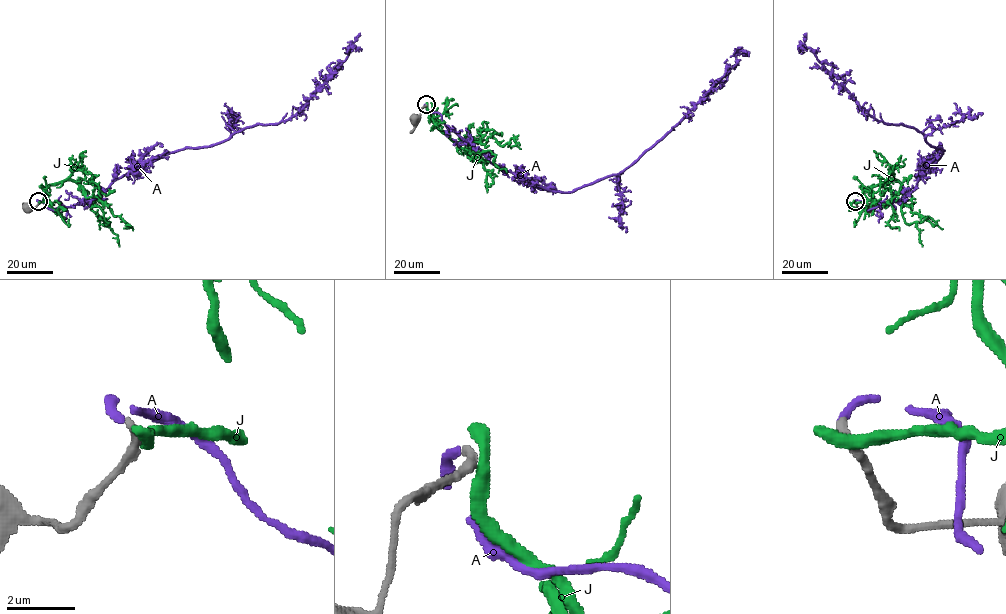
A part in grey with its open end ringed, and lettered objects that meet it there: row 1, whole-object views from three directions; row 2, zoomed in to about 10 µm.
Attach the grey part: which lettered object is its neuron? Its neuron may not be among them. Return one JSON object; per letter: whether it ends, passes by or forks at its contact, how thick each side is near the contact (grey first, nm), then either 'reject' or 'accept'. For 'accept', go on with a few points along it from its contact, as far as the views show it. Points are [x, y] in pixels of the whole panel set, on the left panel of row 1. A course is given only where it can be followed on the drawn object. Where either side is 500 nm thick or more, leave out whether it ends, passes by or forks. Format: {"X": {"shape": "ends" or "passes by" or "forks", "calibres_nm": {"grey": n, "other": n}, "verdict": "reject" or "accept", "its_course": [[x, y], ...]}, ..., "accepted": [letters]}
{"A": {"shape": "ends", "calibres_nm": {"grey": 280, "other": 280}, "verdict": "accept", "its_course": [[38, 201], [53, 210], [87, 202], [164, 155], [286, 121], [332, 76], [359, 34]]}, "J": {"calibres_nm": {"grey": 360, "other": 550}, "verdict": "reject"}, "accepted": ["A"]}

